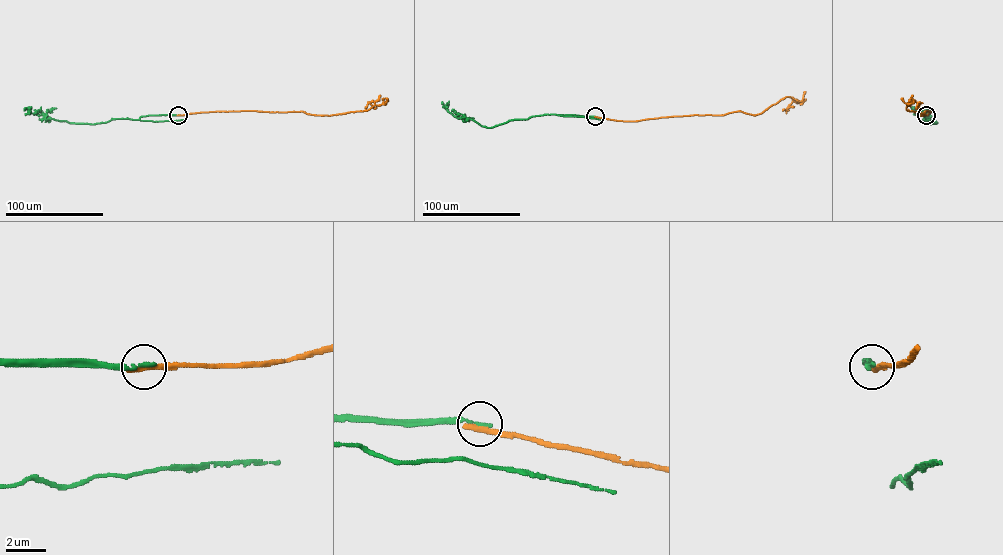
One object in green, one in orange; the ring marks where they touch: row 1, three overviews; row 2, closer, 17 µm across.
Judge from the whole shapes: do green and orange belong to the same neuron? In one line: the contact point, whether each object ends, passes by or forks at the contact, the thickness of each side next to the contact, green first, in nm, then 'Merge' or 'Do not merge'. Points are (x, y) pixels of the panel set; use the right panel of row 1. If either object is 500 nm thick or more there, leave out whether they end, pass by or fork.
Place: (926, 115). At the ring green ends. At the ring orange ends. Thickness 190 nm (green) against 320 nm. Do not merge

